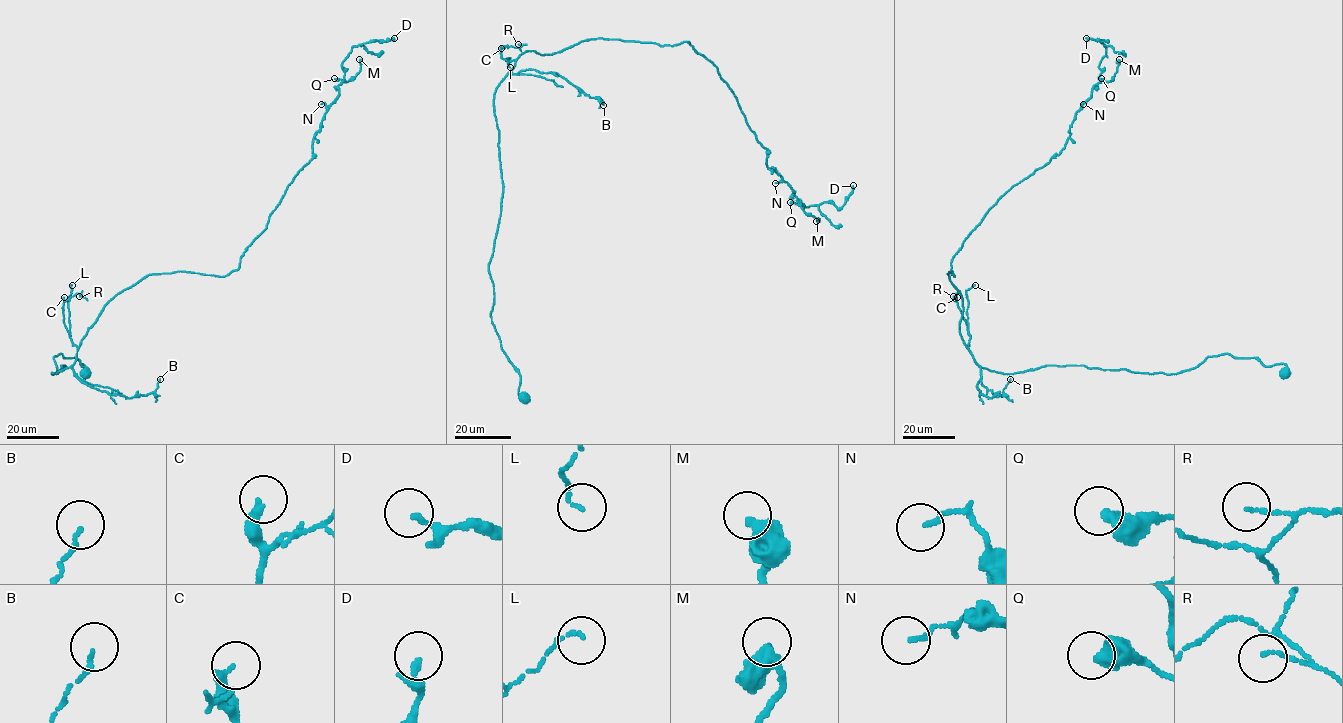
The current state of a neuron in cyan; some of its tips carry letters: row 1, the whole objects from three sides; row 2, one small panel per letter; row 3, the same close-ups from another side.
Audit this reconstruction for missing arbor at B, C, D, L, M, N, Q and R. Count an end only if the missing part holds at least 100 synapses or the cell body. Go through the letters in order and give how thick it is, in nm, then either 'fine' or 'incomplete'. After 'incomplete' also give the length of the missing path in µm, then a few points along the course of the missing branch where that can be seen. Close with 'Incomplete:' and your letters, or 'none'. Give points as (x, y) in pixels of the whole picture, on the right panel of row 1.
B: 130 nm thick; fine
C: 320 nm thick; fine
D: 200 nm thick; fine
L: 100 nm thick; fine
M: 480 nm thick; fine
N: 130 nm thick; fine
Q: 480 nm thick; fine
R: 80 nm thick; fine
Incomplete: none

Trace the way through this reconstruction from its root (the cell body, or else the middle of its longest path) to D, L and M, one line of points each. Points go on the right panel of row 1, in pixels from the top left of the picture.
D: (1285, 373), (1228, 354), (1172, 374), (975, 361), (951, 260), (1065, 147), (1101, 81), (1107, 41), (1086, 38)
L: (1285, 373), (1283, 363), (1228, 354), (1172, 374), (990, 371), (968, 348), (965, 290), (975, 285)
M: (1285, 373), (1222, 354), (1172, 374), (1001, 373), (963, 342), (952, 257), (1059, 153), (1119, 59)

